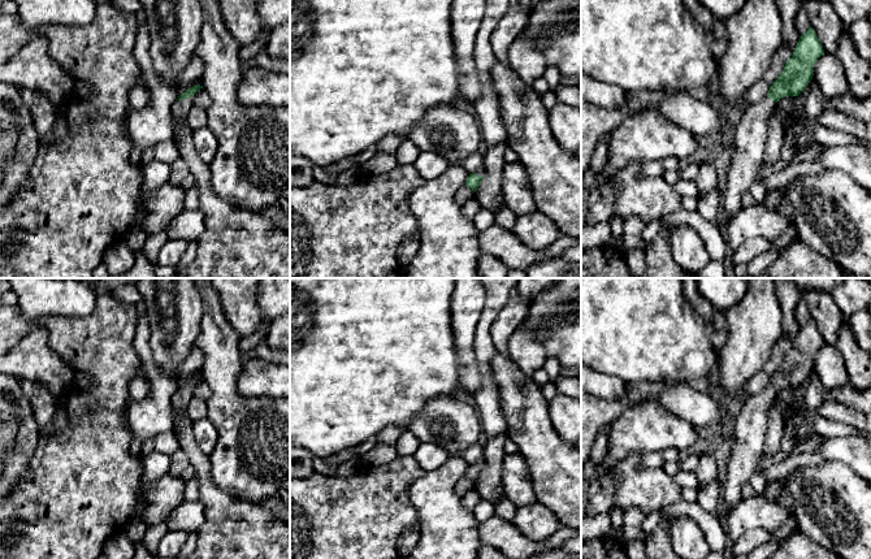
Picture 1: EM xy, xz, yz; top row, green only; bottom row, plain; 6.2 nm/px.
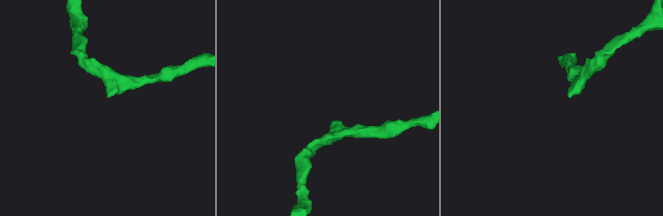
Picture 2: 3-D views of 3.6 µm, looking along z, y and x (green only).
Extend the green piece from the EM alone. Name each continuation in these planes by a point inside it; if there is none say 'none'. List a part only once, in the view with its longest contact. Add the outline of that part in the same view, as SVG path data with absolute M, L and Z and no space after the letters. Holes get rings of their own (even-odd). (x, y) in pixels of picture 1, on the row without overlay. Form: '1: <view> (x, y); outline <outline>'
1: xy (180, 402); outline M186 389L183 391L177 391L172 399L172 406L174 413L181 411L187 412L188 402L192 398L192 389Z

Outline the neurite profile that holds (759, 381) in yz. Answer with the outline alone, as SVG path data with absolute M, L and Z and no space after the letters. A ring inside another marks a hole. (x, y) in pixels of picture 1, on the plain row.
M764 370L753 376L746 387L746 398L755 396L762 393L768 386L770 377L771 376Z

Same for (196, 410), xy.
M192 396L188 402L187 416L192 422L203 417L207 417L205 402Z

